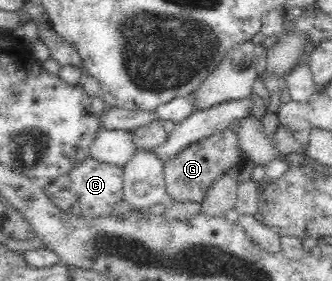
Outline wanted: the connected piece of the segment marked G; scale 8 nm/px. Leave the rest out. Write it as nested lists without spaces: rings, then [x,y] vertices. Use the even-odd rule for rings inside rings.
[[[229,128],[191,143],[163,163],[167,197],[199,203],[209,185],[219,177],[219,174],[231,166],[237,167],[243,161],[243,155],[237,134]]]

